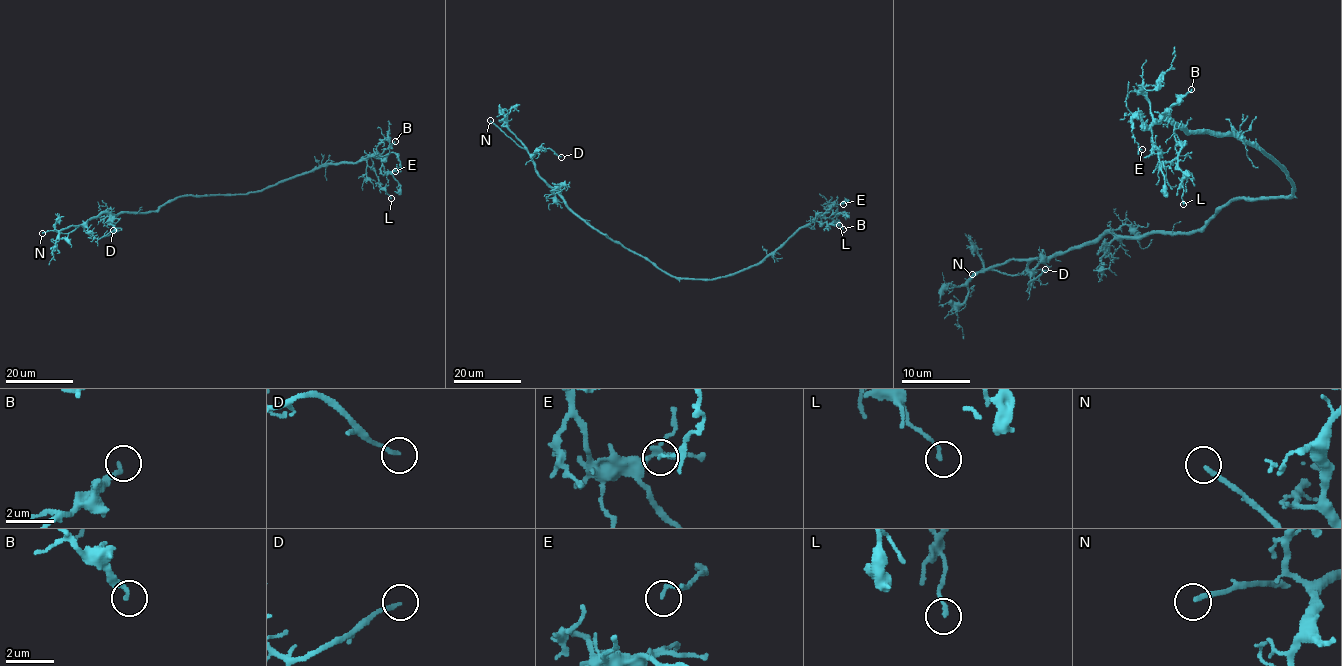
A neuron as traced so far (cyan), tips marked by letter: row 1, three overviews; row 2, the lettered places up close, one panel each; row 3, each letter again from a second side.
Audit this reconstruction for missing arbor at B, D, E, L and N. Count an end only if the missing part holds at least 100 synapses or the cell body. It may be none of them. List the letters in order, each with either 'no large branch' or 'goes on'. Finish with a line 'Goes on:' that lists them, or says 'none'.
B: no large branch
D: no large branch
E: no large branch
L: no large branch
N: goes on
Goes on: N

